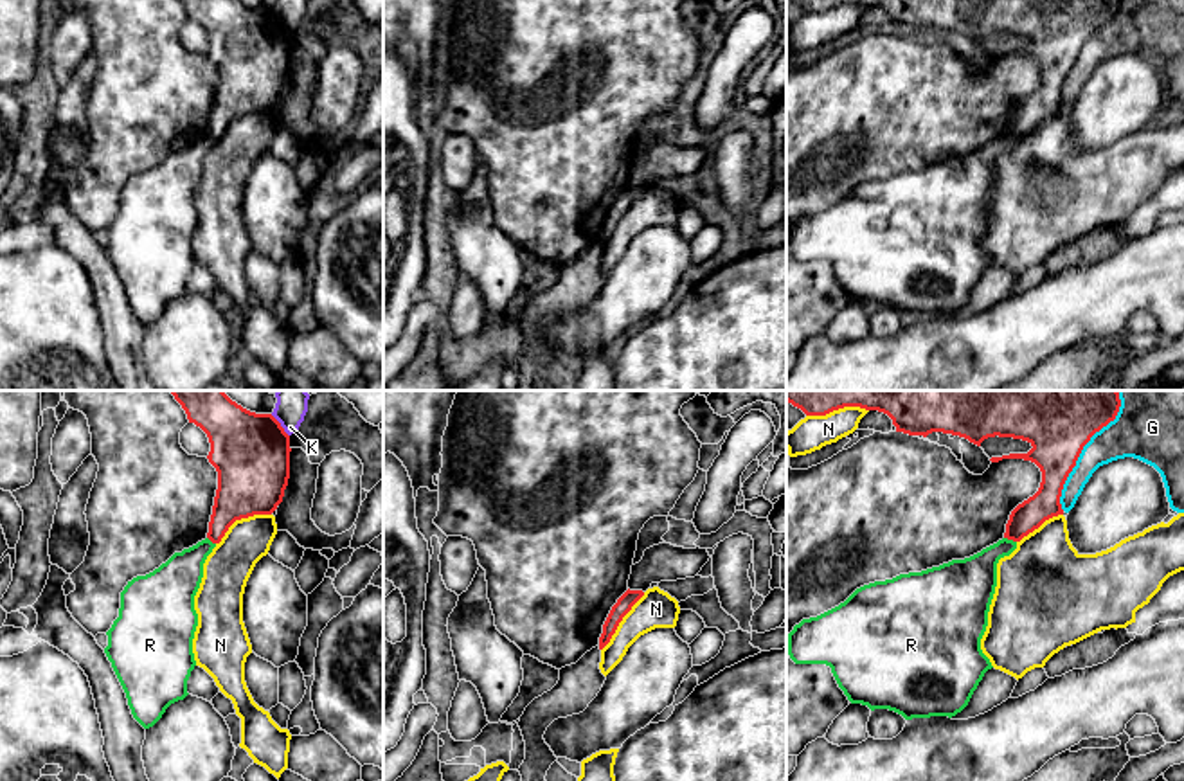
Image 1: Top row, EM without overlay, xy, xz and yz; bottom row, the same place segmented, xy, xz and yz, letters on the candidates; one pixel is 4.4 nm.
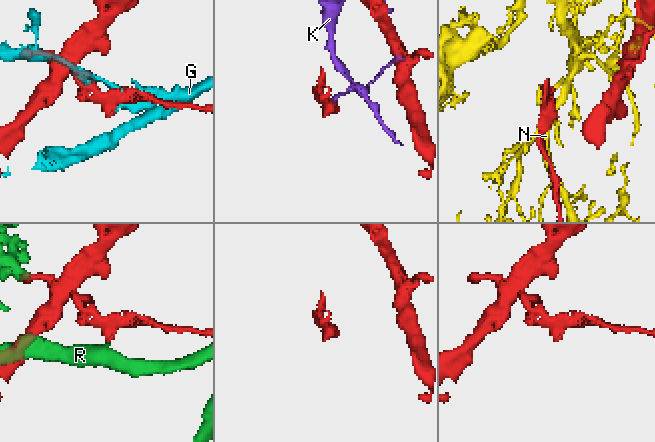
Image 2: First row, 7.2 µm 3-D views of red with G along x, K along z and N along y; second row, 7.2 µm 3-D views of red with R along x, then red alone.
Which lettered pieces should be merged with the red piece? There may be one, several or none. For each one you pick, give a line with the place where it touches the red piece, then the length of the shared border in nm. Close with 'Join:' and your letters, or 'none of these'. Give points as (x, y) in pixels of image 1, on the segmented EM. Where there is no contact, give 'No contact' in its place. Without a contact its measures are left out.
Join: none of these

